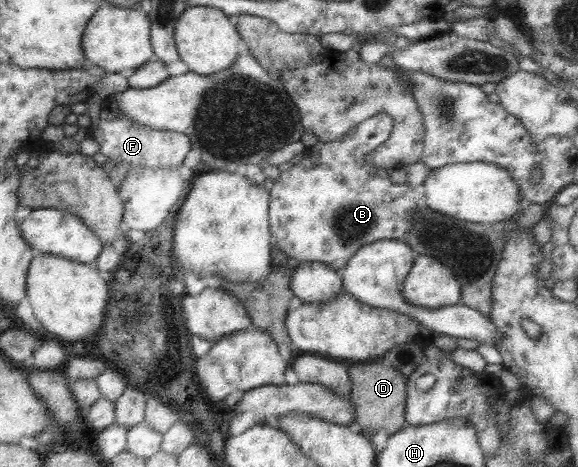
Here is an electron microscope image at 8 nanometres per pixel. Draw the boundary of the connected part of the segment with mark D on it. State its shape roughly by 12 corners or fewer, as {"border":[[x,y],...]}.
{"border":[[375,360],[349,364],[353,427],[406,426],[407,378]]}

